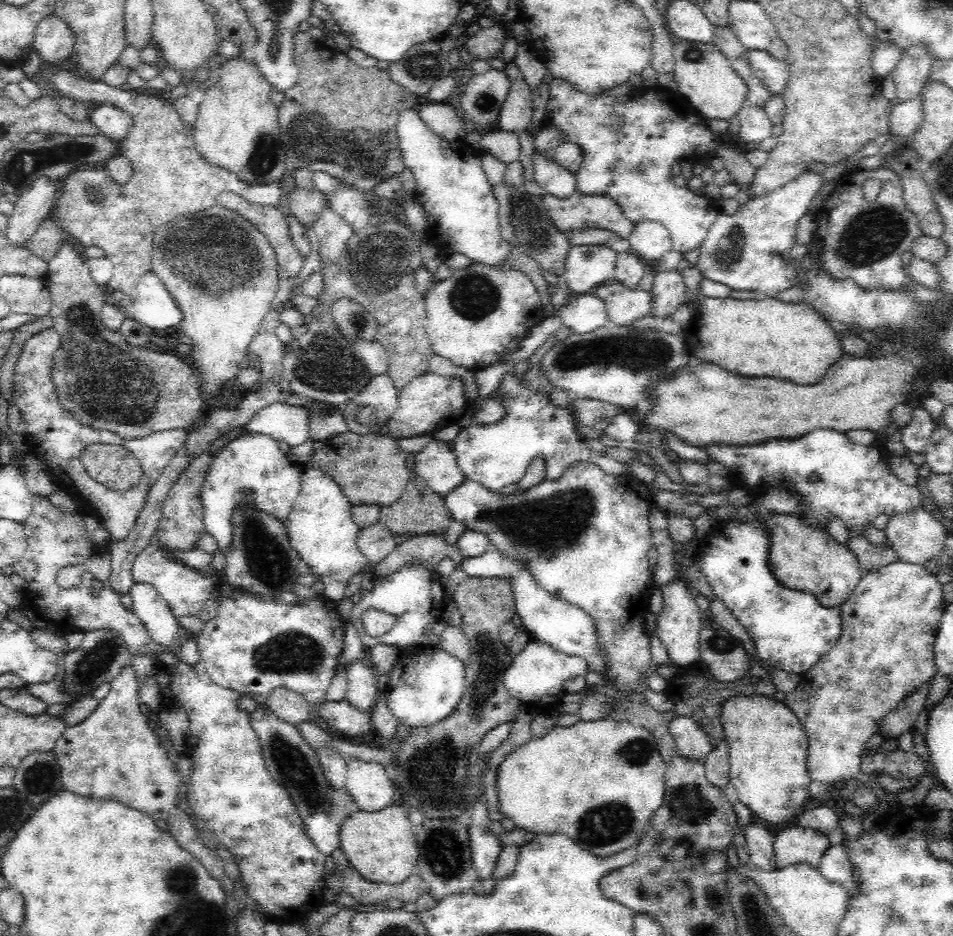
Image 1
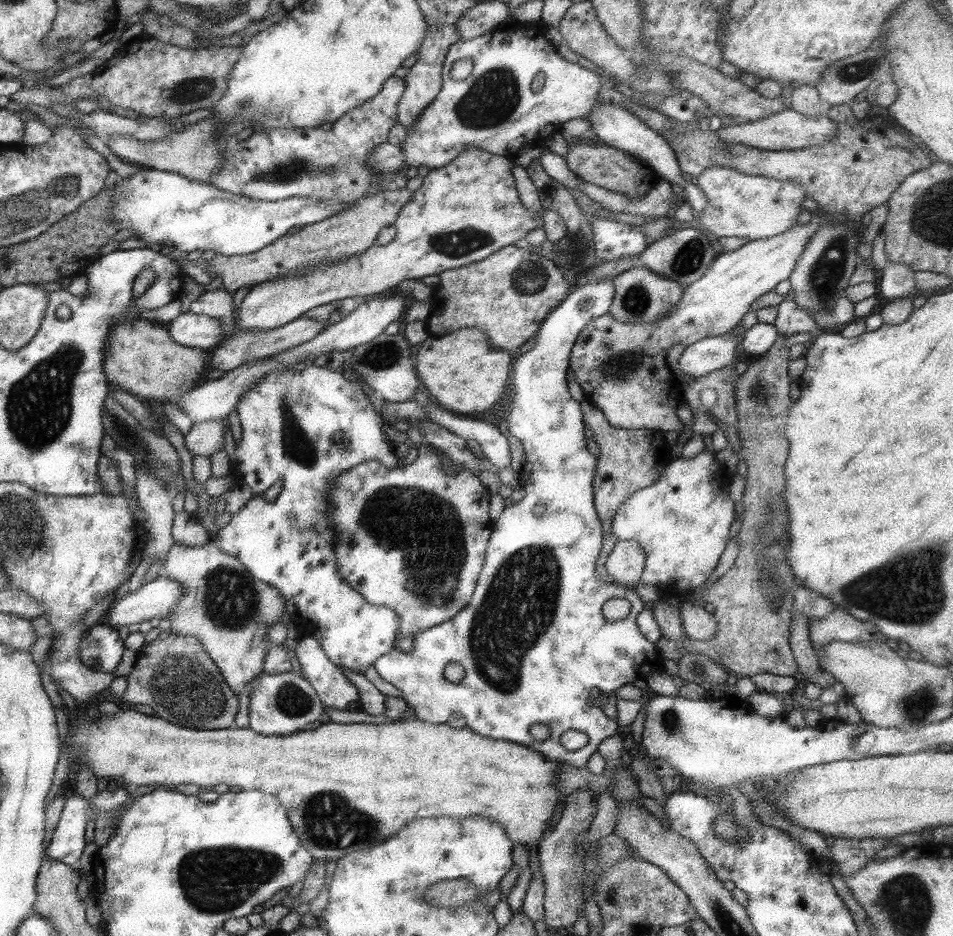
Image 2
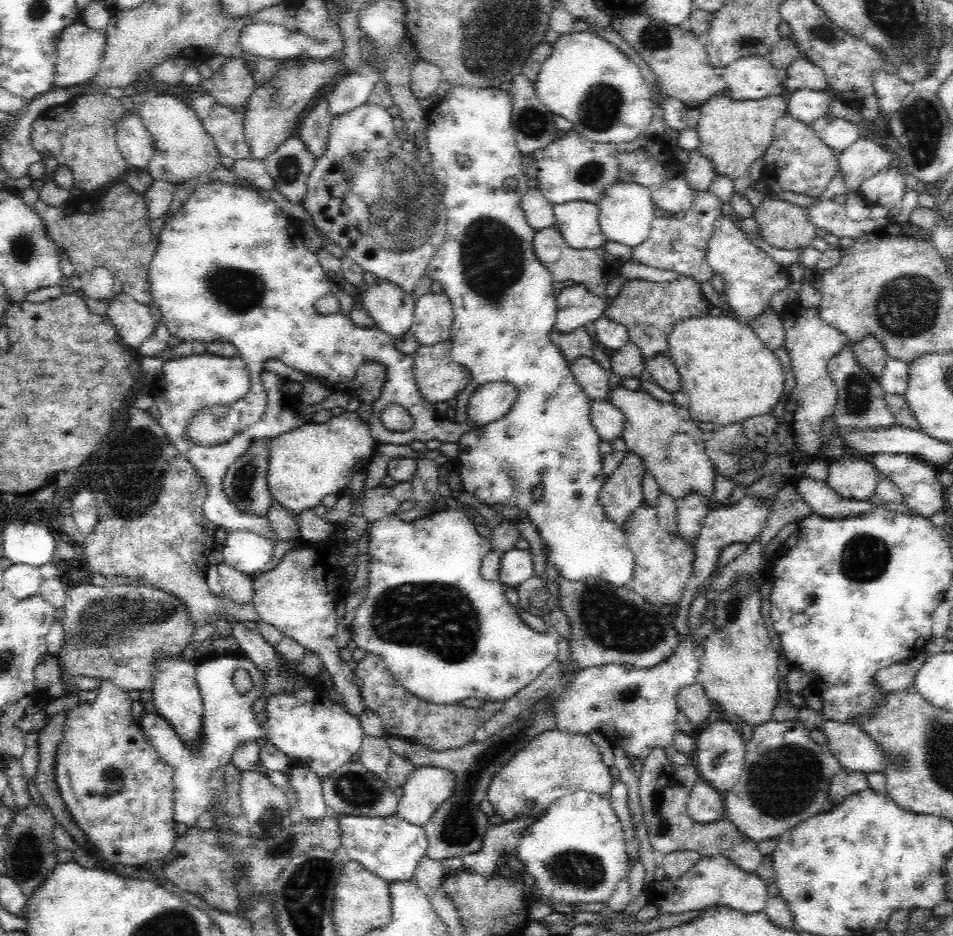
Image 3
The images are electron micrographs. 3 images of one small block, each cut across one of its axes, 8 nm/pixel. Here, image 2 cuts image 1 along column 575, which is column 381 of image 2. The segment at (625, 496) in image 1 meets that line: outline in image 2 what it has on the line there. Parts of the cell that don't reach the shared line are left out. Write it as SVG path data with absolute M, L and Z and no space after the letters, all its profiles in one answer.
M424 443L417 446L417 449L418 457L416 460L411 464L404 465L404 467L396 467L390 470L380 462L368 461L350 468L348 472L342 472L330 486L330 496L328 496L328 506L326 506L328 521L332 523L332 529L334 529L337 564L347 584L354 590L358 590L364 599L373 606L392 608L398 614L400 625L398 632L396 632L394 644L402 637L410 636L414 638L414 635L422 630L450 621L467 606L485 562L486 549L494 522L489 516L491 495L476 473L464 469L452 475L446 474L432 445Z

